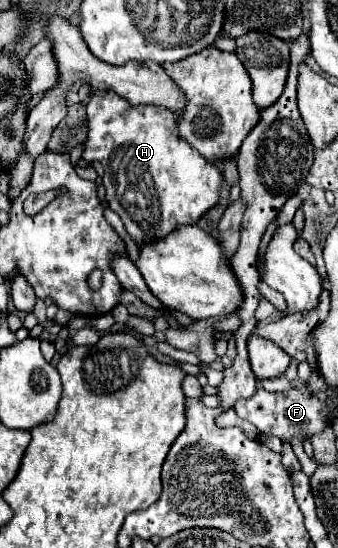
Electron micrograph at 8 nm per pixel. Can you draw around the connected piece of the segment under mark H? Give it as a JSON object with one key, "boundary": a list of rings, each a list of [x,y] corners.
{"boundary":[[[96,91],[86,105],[88,117],[88,141],[82,159],[100,161],[104,167],[102,185],[106,189],[108,207],[120,215],[128,235],[142,241],[154,241],[170,233],[176,225],[194,225],[202,213],[218,203],[218,189],[222,185],[222,173],[216,165],[210,165],[188,141],[178,137],[178,121],[172,111],[154,105],[130,105],[116,93]]]}

